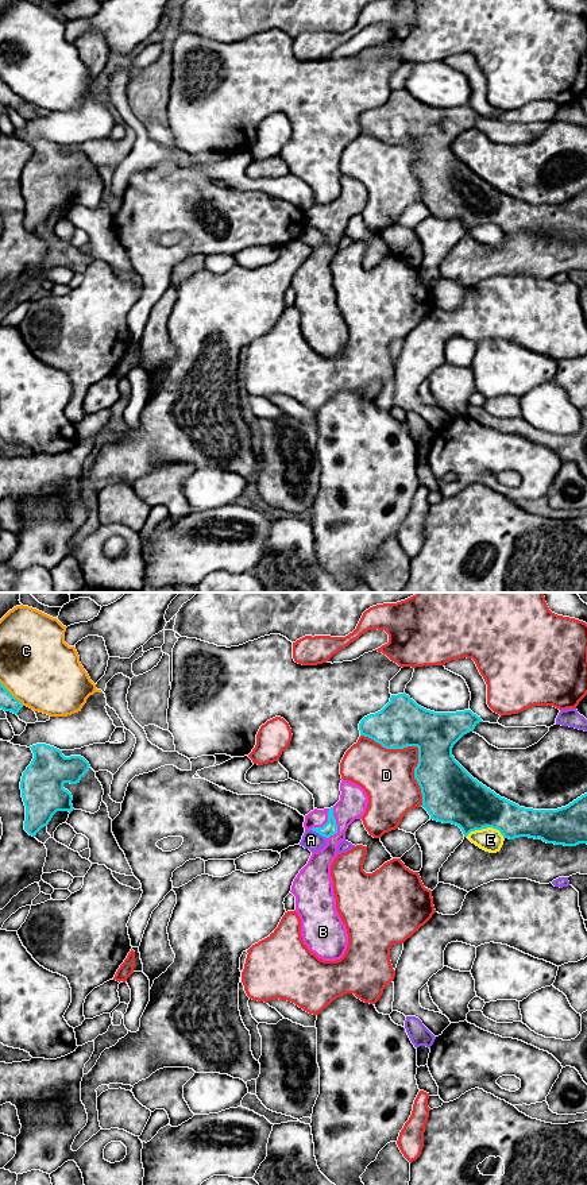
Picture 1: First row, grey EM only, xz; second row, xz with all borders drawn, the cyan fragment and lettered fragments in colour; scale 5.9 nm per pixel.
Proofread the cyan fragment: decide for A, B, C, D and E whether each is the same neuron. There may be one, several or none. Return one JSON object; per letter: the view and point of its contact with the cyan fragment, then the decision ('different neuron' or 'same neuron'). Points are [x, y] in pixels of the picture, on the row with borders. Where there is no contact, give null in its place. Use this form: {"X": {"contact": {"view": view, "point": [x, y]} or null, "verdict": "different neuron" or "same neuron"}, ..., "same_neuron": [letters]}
{"A": {"contact": {"view": "xz", "point": [319, 833]}, "verdict": "different neuron"}, "B": {"contact": {"view": "xz", "point": [336, 825]}, "verdict": "same neuron"}, "C": {"contact": {"view": "xz", "point": [10, 694]}, "verdict": "different neuron"}, "D": {"contact": {"view": "xz", "point": [417, 747]}, "verdict": "different neuron"}, "E": {"contact": {"view": "xz", "point": [486, 828]}, "verdict": "different neuron"}, "same_neuron": ["B"]}

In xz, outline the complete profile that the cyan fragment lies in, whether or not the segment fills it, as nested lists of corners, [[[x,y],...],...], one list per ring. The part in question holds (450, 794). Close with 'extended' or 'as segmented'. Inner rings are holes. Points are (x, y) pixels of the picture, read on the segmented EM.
[[[403,692],[391,695],[390,702],[381,711],[364,717],[359,723],[359,730],[360,736],[374,740],[386,749],[403,749],[408,746],[418,748],[418,764],[414,768],[414,779],[421,788],[422,807],[428,811],[430,819],[459,826],[464,837],[467,837],[471,831],[493,827],[499,830],[503,838],[509,839],[529,837],[534,839],[540,838],[547,844],[564,846],[587,844],[587,794],[557,810],[533,810],[520,807],[479,783],[455,760],[452,756],[453,745],[464,734],[474,732],[479,722],[483,721],[471,710],[435,713],[418,706],[409,695]]]; as segmented

